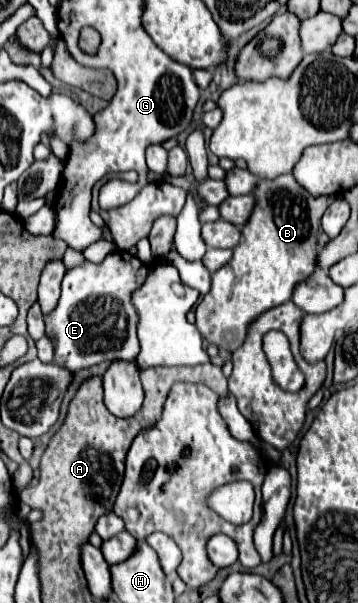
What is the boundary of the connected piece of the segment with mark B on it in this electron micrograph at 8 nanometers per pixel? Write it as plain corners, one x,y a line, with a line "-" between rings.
292,172
278,176
276,180
258,180
252,194
256,198
256,204
248,222
240,230
242,238
238,246
232,250
234,252
232,260
224,264
224,268
216,270
216,274
212,274
212,290
206,296
202,296
202,300
196,306
196,328
210,344
218,346
224,352
234,352
236,348
240,348
246,338
248,324
262,312
288,302
292,298
294,286
306,280
316,270
318,220
322,218
328,204
332,204
332,200
342,198
342,196
320,196
320,198
310,196
310,192
304,192
304,188
296,184

